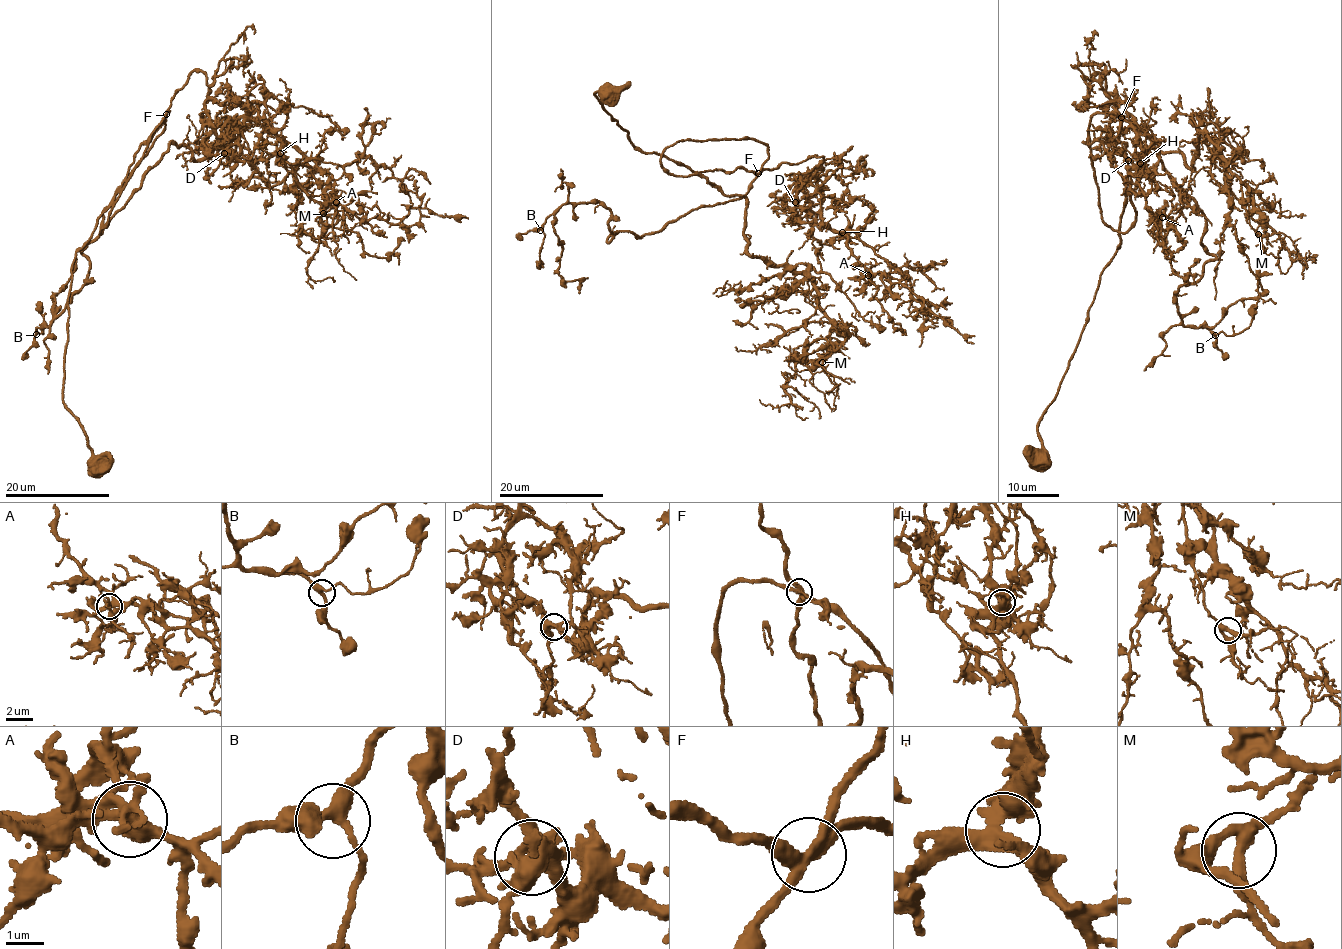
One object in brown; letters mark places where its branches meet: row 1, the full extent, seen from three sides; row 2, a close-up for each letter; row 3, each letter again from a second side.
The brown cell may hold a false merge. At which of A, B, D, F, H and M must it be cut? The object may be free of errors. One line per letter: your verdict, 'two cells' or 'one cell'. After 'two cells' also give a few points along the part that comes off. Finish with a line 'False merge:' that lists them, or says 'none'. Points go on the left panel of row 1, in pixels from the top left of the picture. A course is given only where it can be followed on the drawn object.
A: one cell
B: one cell
D: one cell
F: two cells; foreign part runs (166, 115), (100, 233), (171, 143), (198, 160), (260, 119), (328, 176), (337, 220), (306, 273), (335, 281)
H: one cell
M: one cell
False merge: F

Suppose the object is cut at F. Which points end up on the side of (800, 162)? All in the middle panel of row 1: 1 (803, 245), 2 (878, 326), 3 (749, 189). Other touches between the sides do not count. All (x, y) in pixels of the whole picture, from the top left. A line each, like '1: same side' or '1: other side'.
1: same side
2: other side
3: other side

